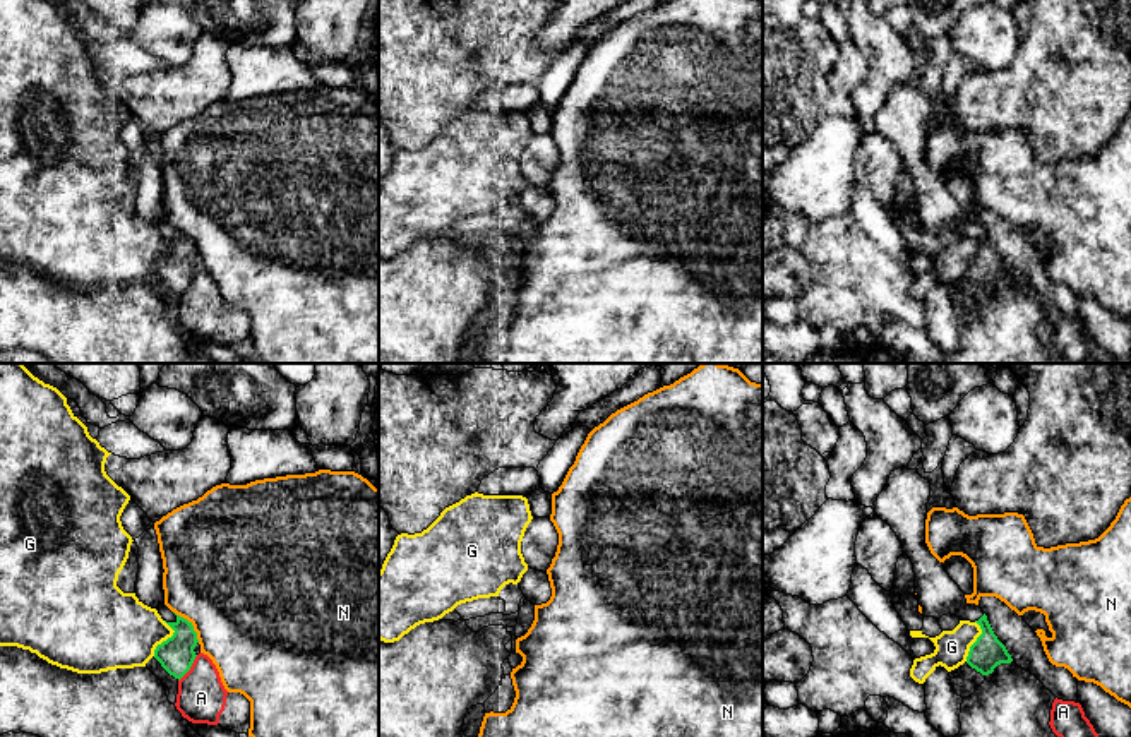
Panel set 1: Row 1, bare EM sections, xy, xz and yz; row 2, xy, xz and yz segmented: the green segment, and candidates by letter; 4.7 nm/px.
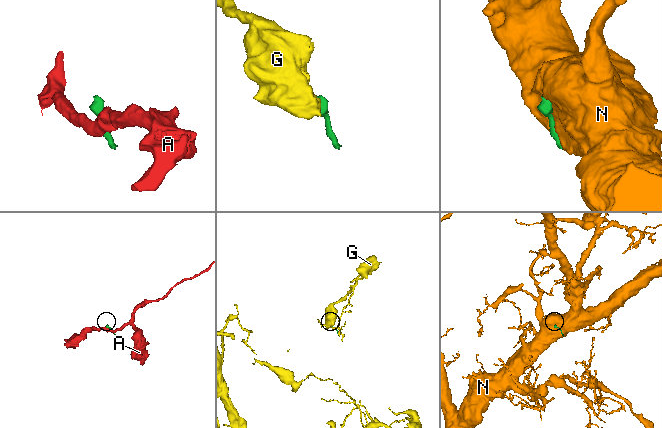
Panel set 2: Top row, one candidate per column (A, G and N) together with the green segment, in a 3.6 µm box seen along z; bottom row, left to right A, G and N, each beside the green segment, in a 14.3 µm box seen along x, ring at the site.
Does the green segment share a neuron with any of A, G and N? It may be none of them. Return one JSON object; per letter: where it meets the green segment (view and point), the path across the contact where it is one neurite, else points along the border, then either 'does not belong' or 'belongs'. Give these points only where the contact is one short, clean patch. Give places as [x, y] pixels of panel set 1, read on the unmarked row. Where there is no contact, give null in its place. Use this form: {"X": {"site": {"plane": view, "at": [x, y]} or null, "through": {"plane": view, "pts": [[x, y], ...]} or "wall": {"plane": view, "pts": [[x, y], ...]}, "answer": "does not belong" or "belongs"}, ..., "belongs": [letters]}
{"A": {"site": {"plane": "xy", "at": [189, 285]}, "answer": "does not belong"}, "G": {"site": {"plane": "xy", "at": [168, 254]}, "wall": {"plane": "xy", "pts": [[165, 237], [173, 249], [156, 263], [153, 271]]}, "answer": "does not belong"}, "N": {"site": {"plane": "xy", "at": [191, 240]}, "answer": "does not belong"}, "belongs": []}

